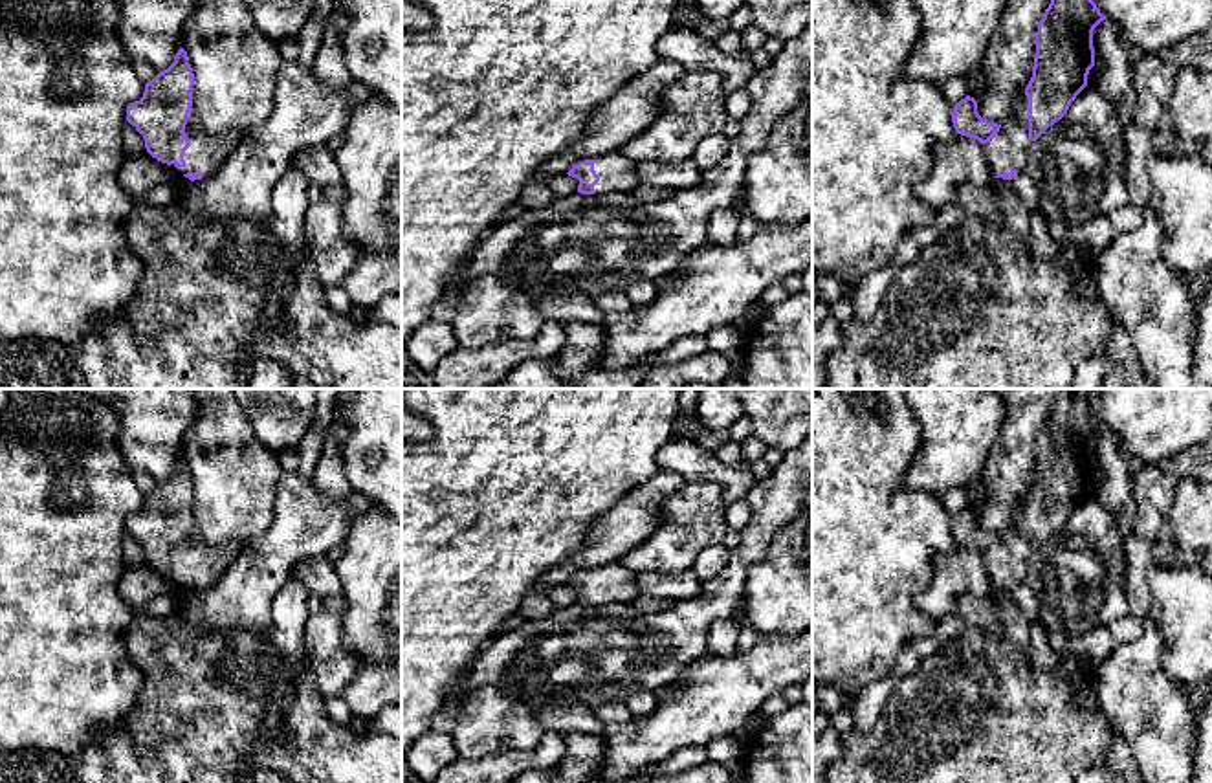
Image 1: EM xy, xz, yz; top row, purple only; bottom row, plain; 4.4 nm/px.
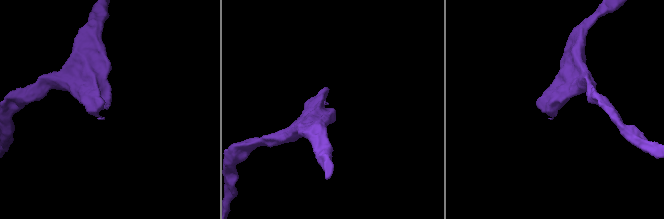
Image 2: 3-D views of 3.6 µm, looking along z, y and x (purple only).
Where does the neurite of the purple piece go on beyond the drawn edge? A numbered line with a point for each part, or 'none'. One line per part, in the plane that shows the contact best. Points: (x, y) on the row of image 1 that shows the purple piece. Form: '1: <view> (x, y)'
1: xy (208, 153)

